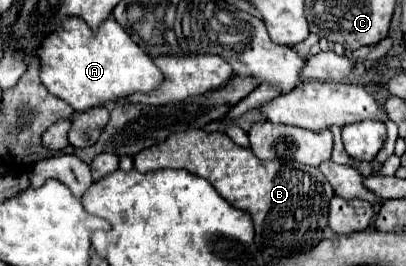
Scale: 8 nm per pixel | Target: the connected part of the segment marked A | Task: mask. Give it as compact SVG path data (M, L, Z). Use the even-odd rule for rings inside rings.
M63 17L57 31L47 35L39 45L37 57L41 61L43 85L75 111L109 105L137 91L147 93L163 81L163 75L153 59L137 47L137 43L133 43L113 17L105 19L97 31L93 31L83 19Z

